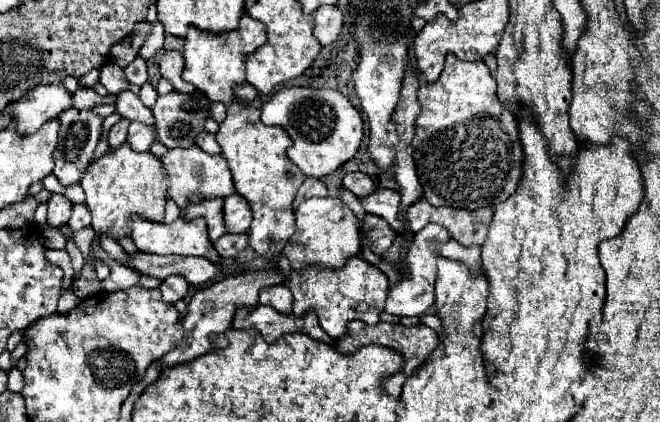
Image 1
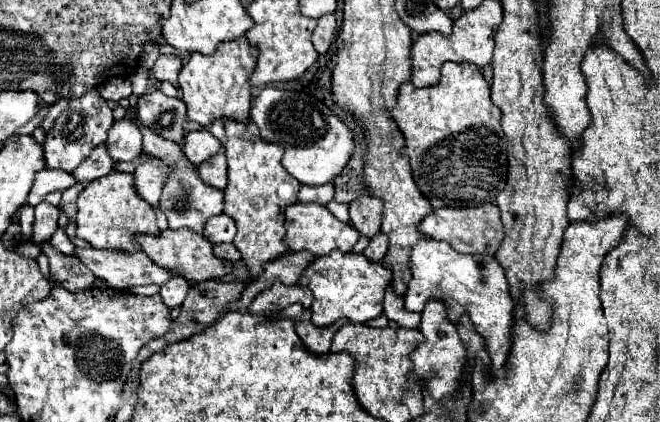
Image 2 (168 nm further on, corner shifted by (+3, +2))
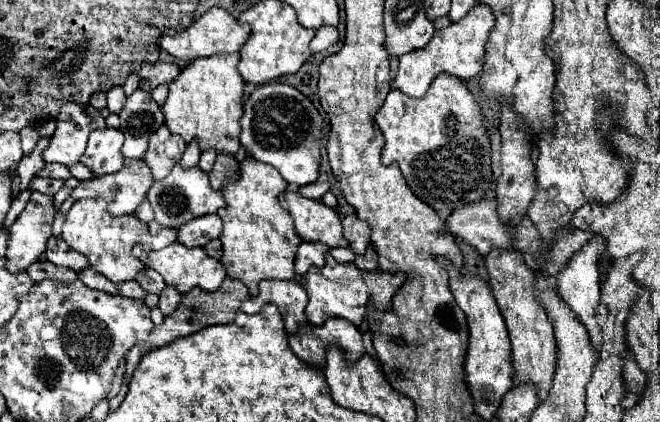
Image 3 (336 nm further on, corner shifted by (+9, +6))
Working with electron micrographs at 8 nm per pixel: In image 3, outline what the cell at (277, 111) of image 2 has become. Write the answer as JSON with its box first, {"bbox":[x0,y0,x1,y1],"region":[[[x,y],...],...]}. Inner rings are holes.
{"bbox":[239,83,323,187],"region":[[[267,83],[257,87],[245,101],[239,143],[255,161],[273,165],[289,185],[303,187],[319,175],[321,129],[323,119],[303,93],[285,83]]]}

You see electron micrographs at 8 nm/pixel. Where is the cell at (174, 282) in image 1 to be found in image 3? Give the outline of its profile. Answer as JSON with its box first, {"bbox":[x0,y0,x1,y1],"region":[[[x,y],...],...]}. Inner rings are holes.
{"bbox":[159,287,181,315],"region":[[[165,287],[161,291],[161,295],[159,295],[159,309],[161,309],[163,315],[171,315],[177,309],[179,303],[181,303],[179,291],[173,291],[173,287]]]}

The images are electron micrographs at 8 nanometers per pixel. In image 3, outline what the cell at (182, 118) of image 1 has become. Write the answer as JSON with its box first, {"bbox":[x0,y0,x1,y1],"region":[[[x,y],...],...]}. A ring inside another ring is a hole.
{"bbox":[119,89,163,159],"region":[[[137,89],[131,97],[127,97],[119,119],[119,129],[125,135],[125,145],[121,149],[123,157],[141,159],[147,151],[149,135],[163,125],[161,107],[151,99],[151,95],[145,95],[145,91]]]}

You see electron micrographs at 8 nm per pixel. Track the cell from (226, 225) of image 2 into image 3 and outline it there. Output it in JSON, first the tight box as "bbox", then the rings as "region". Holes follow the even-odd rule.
{"bbox":[177,215,221,247],"region":[[[203,215],[177,229],[177,241],[185,247],[205,247],[209,241],[219,239],[219,235],[221,235],[219,215]]]}

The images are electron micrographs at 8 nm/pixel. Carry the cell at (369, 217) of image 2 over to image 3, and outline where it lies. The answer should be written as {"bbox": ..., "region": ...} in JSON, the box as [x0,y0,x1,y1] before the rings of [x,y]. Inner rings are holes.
{"bbox":[343,215,369,255],"region":[[[355,215],[343,217],[343,233],[355,255],[361,255],[369,247],[369,227],[365,227],[365,223],[361,223]]]}

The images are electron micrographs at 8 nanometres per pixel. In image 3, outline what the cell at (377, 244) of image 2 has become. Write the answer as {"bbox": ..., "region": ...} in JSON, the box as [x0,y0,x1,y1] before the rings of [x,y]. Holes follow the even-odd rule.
{"bbox":[355,247,379,271],"region":[[[367,247],[367,251],[359,257],[355,257],[355,265],[363,271],[379,271],[377,267],[377,253],[373,251],[373,247]]]}

